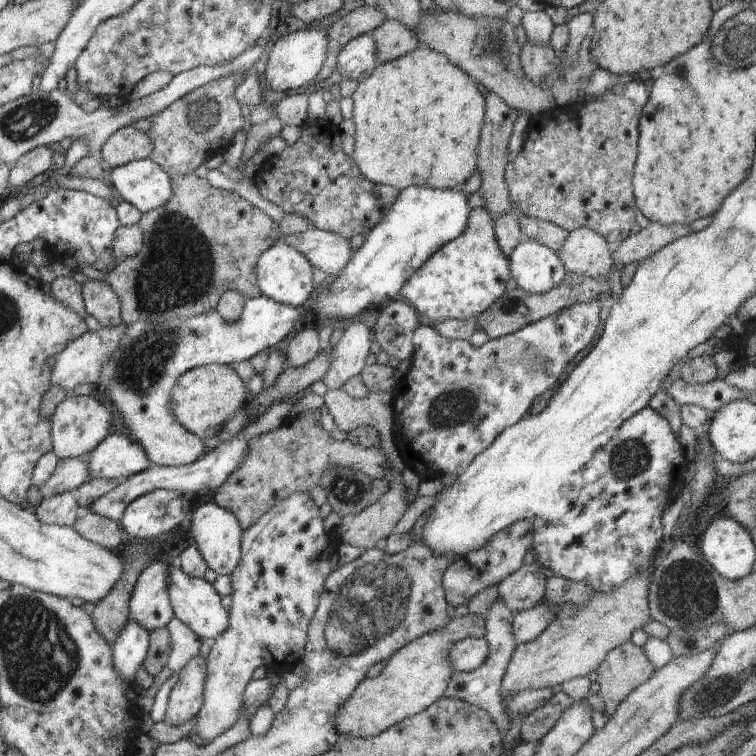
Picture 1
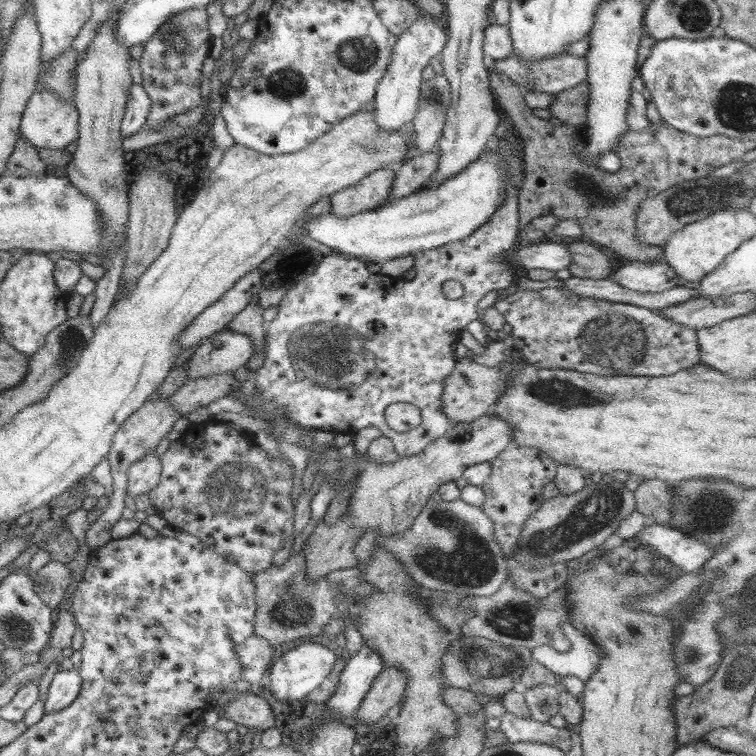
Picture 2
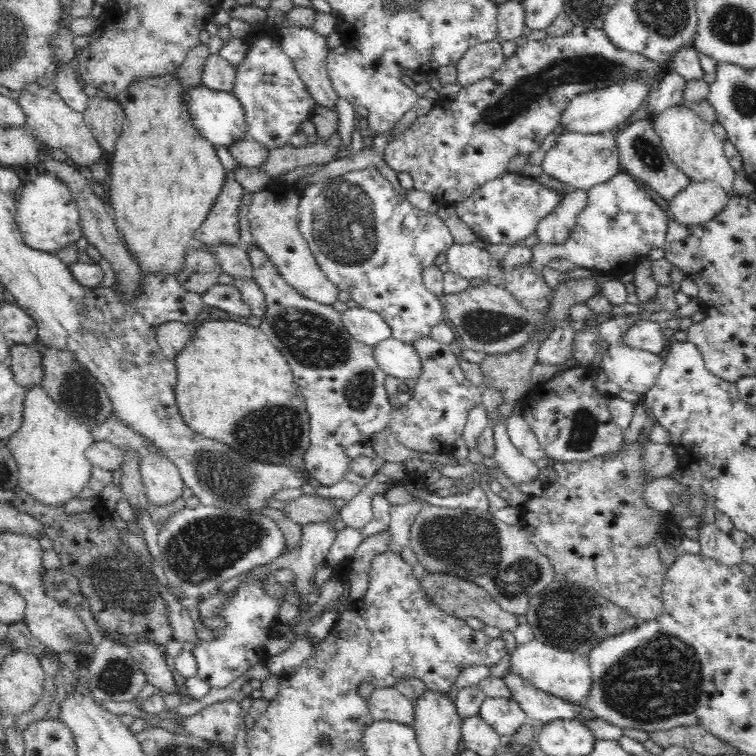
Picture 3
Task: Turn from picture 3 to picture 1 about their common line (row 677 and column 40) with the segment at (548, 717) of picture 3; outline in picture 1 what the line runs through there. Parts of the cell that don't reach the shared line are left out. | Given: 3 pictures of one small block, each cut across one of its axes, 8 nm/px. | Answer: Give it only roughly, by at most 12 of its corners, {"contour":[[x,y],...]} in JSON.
{"contour":[[75,492],[43,498],[35,516],[73,528],[81,508]]}

